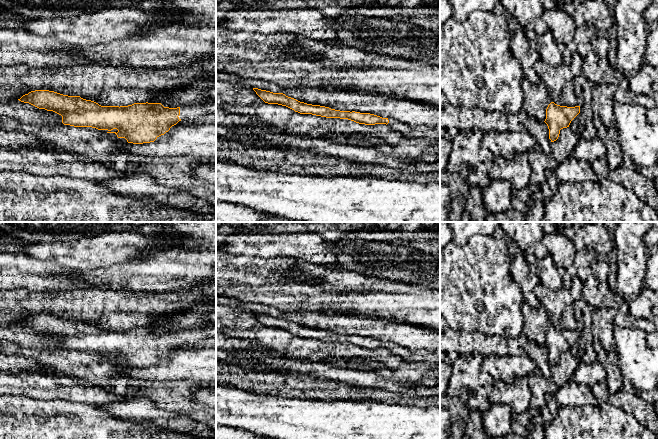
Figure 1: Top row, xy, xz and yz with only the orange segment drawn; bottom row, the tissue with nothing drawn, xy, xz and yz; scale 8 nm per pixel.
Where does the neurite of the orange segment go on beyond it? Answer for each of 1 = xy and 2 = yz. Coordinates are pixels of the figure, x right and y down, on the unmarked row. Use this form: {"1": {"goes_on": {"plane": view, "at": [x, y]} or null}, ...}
{"1": {"goes_on": {"plane": "xy", "at": [186, 336]}}, "2": {"goes_on": null}}

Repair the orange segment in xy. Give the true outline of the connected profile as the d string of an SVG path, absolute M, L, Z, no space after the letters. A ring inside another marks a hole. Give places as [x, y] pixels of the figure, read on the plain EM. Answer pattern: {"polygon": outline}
{"polygon": "M49 314L31 315L18 324L61 339L64 349L107 354L107 357L115 357L118 362L125 362L133 368L154 366L159 360L168 362L172 350L193 340L216 339L216 326L177 332L148 326L120 331L101 330L80 320Z"}

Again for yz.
{"polygon": "M551 326L546 333L545 347L549 353L549 363L558 363L560 354L569 351L571 345L580 337L580 330L567 331Z"}

